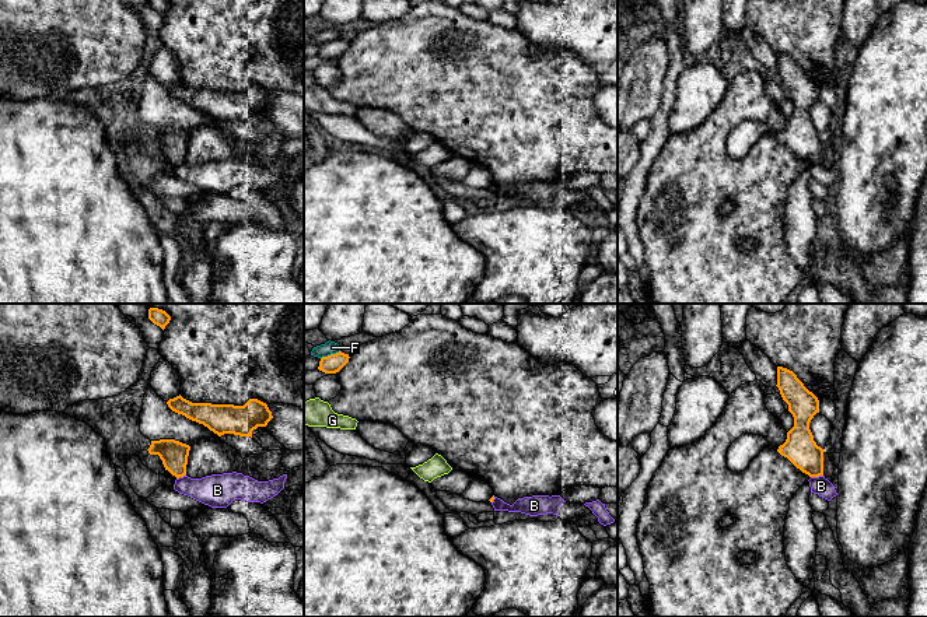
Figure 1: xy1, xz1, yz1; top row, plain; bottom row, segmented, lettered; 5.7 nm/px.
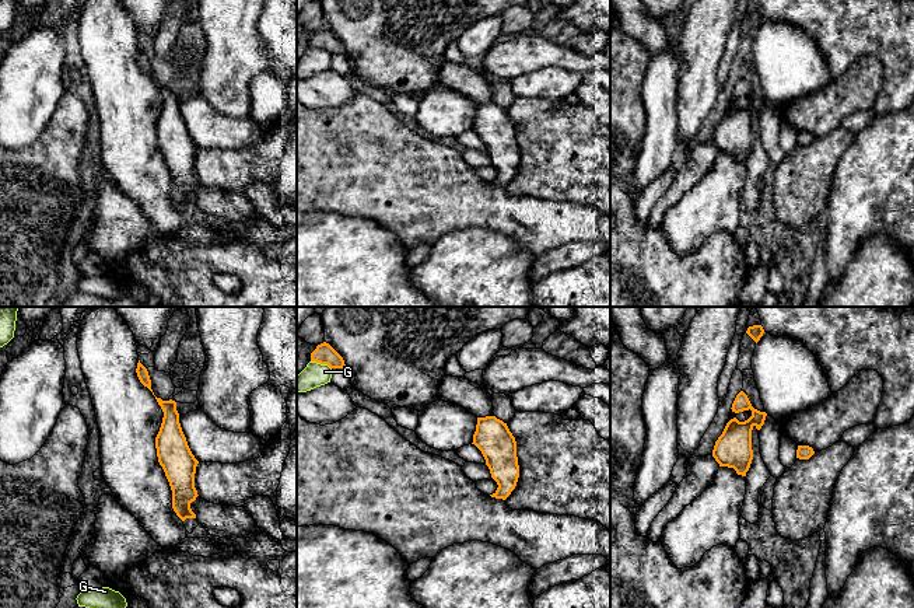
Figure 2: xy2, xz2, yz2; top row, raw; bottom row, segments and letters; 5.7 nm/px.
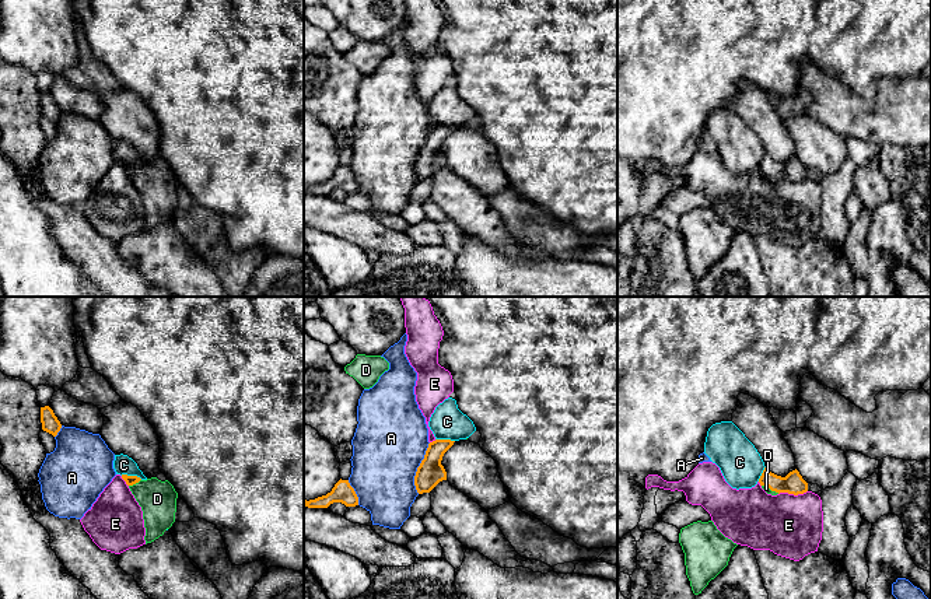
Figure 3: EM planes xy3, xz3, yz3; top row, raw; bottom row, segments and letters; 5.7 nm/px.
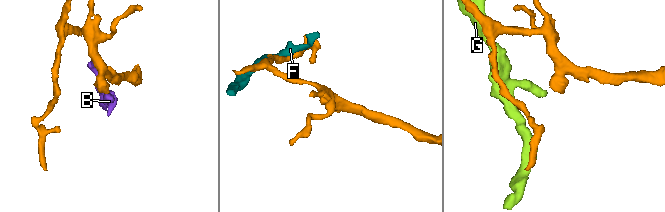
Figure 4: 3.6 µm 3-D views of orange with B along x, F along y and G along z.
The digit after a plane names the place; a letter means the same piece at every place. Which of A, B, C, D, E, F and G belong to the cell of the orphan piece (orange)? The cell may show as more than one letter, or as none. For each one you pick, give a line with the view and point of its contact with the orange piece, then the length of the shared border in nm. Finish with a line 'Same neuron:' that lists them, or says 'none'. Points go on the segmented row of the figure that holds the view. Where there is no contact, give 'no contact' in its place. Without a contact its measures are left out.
D: xy3 (135, 483) | 80 nm
Same neuron: D

